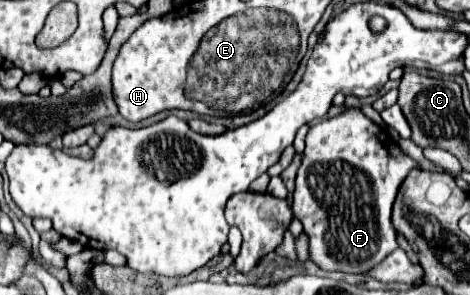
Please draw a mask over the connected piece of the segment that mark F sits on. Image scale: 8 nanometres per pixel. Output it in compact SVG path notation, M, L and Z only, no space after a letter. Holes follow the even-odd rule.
M346 109L338 117L312 125L306 135L306 149L298 169L292 203L292 213L308 235L310 259L324 271L368 273L394 249L398 249L396 229L392 223L392 205L406 173L414 167L416 161L404 155L396 141L358 109ZM364 191L370 191L370 199L364 197Z

